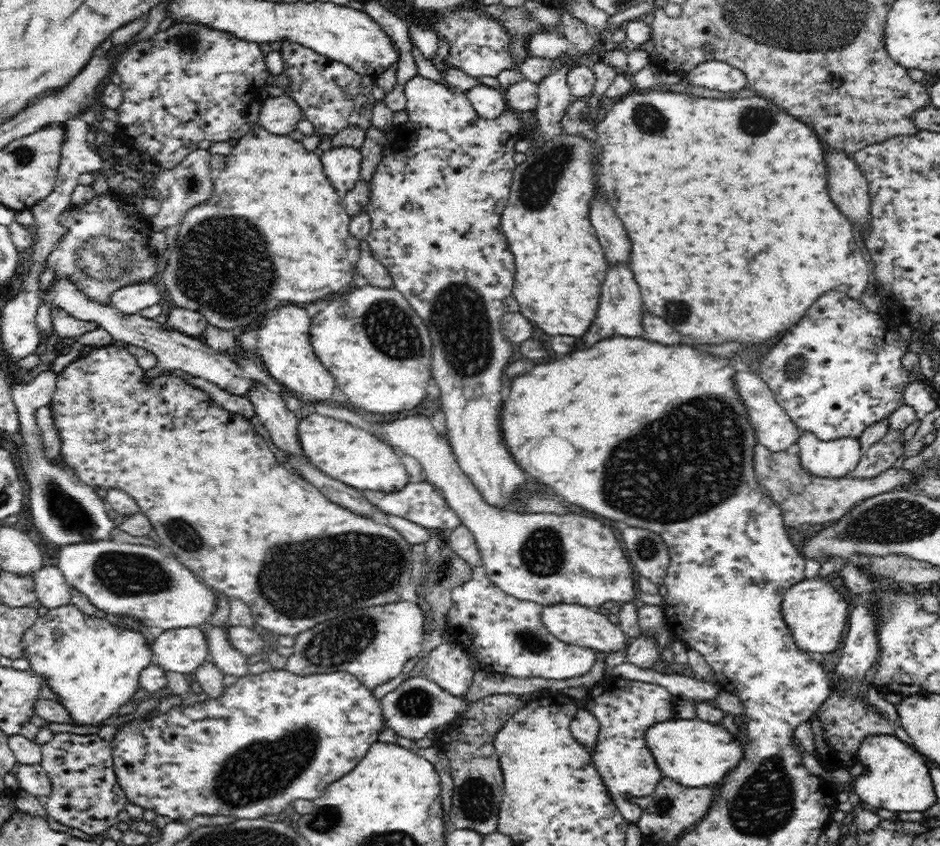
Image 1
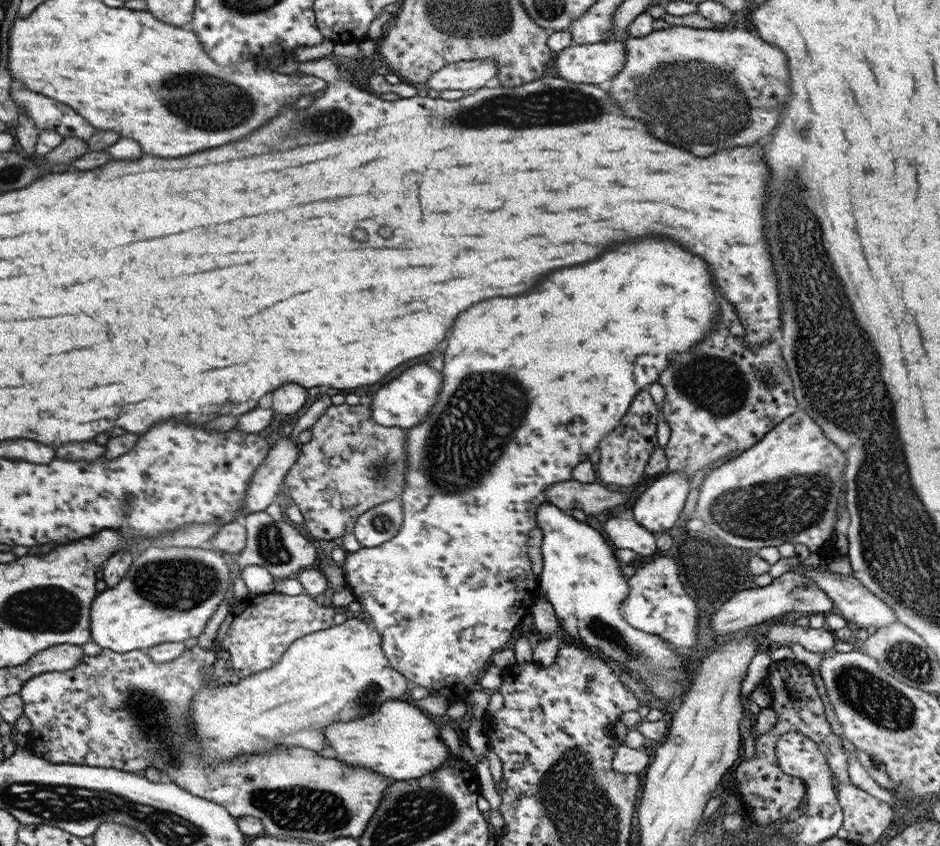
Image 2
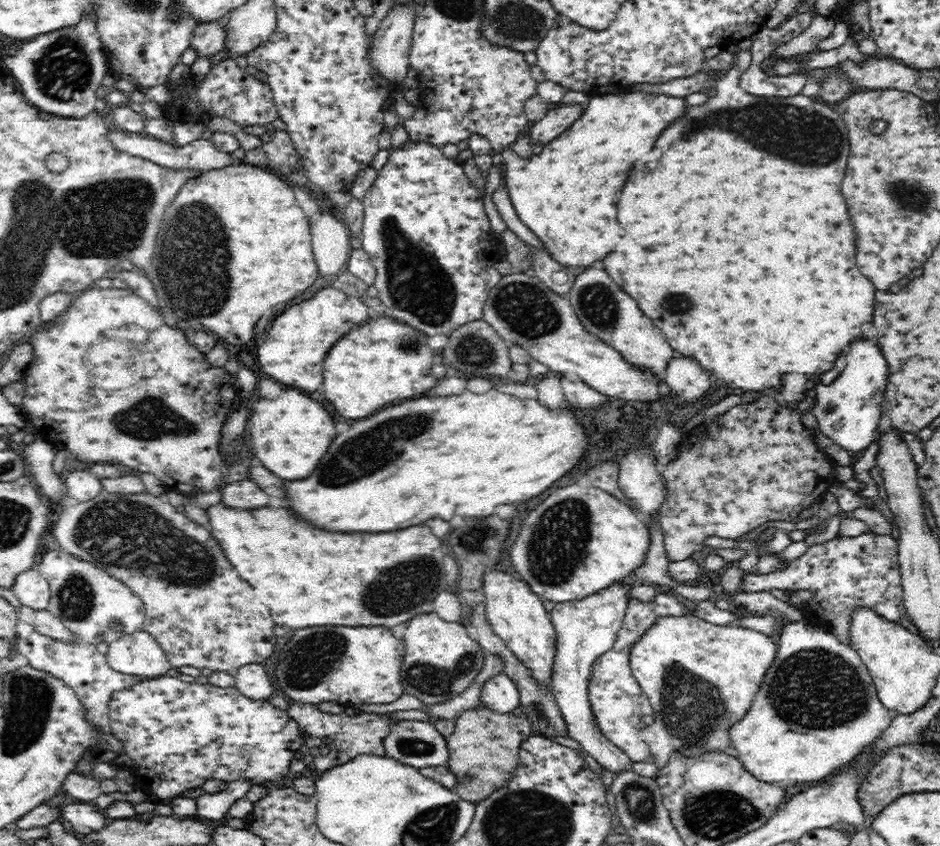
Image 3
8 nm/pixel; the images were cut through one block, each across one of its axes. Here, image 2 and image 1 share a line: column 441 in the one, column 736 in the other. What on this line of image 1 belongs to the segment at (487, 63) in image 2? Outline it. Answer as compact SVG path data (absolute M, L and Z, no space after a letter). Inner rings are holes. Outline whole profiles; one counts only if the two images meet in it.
M711 58L708 62L695 66L682 77L692 86L727 93L736 92L748 86L746 77L741 70Z

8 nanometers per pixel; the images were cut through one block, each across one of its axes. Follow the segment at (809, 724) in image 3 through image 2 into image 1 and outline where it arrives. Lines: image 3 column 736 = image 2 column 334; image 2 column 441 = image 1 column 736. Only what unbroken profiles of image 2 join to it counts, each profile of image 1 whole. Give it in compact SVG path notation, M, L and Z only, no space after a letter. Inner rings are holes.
M671 719L652 726L646 734L646 745L652 753L663 777L686 787L715 787L738 766L744 756L744 744L734 738L723 724L694 720Z

